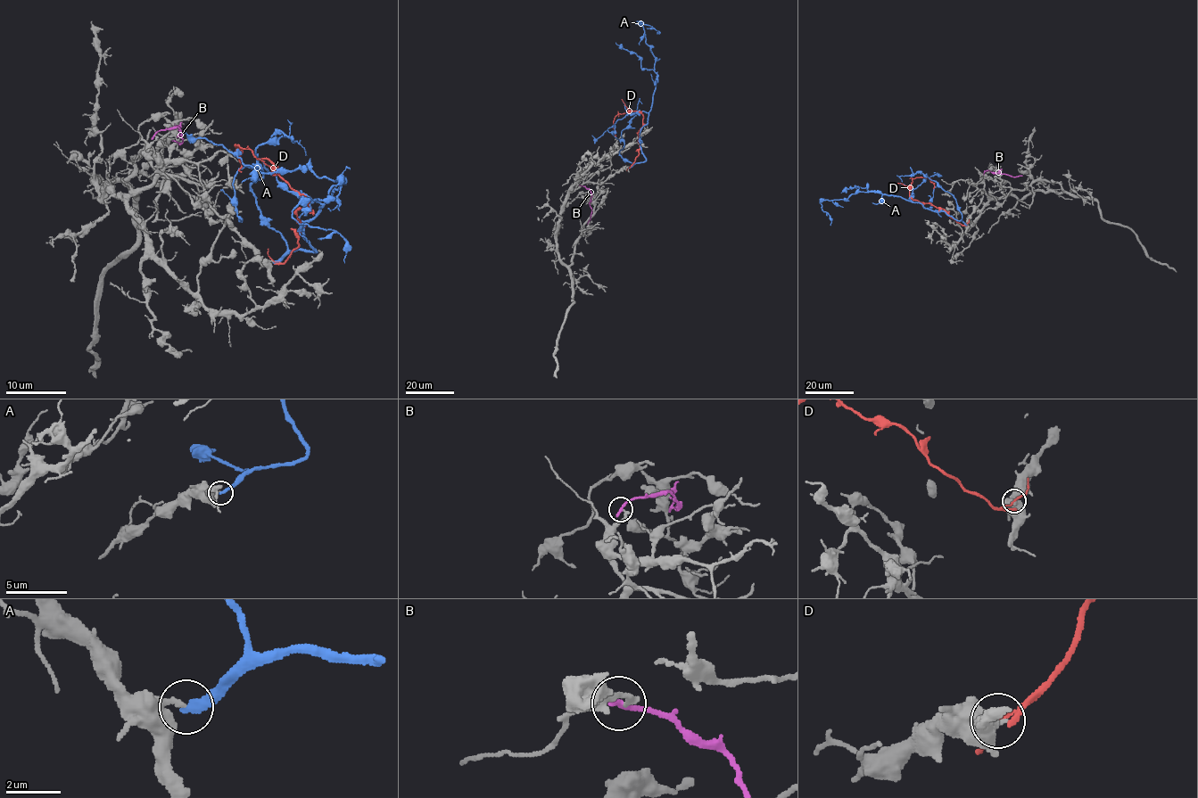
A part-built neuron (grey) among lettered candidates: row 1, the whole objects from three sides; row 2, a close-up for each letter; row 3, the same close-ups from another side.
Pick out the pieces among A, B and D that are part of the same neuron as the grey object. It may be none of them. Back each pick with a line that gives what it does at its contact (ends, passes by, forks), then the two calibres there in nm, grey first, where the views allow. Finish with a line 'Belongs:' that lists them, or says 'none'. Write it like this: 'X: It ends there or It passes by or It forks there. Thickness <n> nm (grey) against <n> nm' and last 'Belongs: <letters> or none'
Belongs: none

